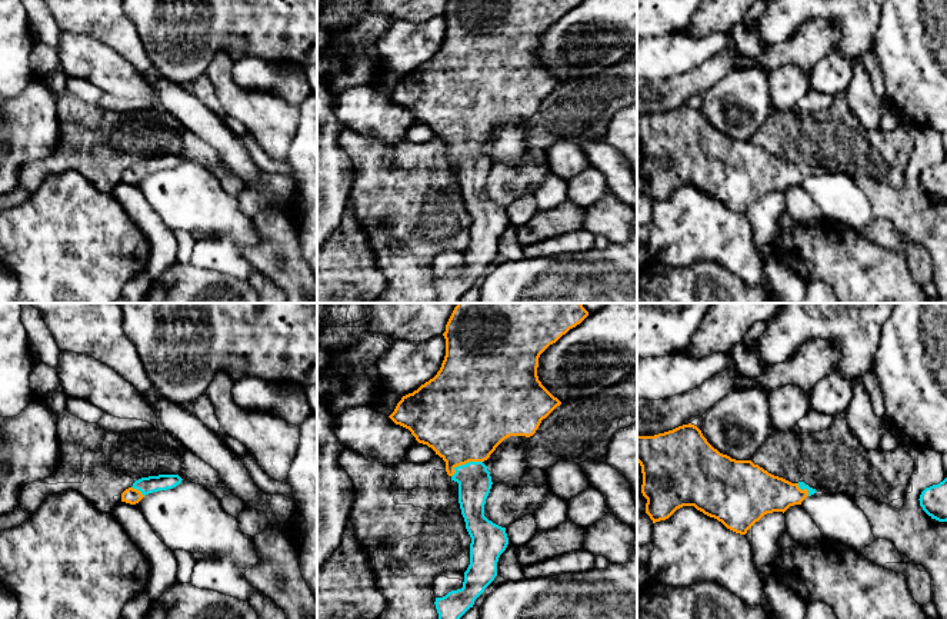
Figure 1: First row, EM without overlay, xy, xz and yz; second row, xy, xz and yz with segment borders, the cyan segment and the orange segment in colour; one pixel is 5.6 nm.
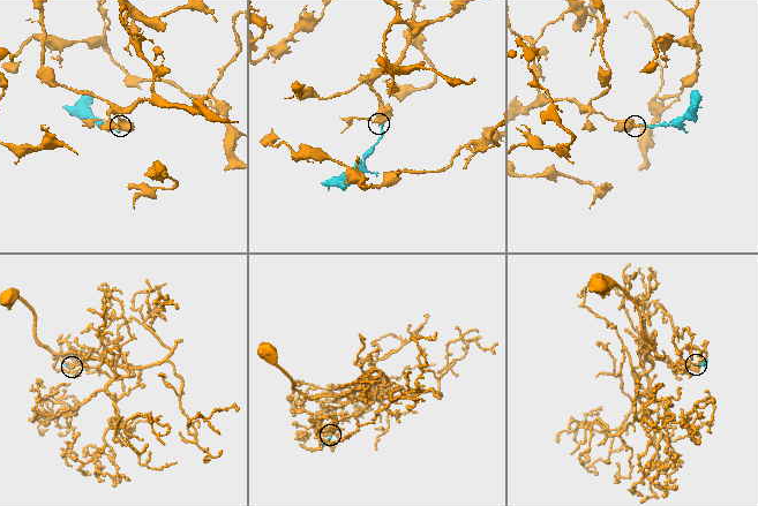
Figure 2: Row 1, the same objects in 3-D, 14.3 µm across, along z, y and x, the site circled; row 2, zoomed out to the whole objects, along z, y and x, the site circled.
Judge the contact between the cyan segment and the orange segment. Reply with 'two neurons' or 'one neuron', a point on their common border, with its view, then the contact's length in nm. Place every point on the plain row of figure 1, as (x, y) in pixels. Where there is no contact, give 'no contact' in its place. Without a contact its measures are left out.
one neuron | xz (466, 143) | 200 nm

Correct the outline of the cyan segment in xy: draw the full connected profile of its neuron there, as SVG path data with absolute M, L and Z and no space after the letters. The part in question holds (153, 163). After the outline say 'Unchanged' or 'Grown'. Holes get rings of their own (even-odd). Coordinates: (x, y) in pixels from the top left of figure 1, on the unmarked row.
M159 154L159 156L149 156L141 157L133 163L131 167L126 169L121 173L121 182L136 184L139 183L146 174L173 169L181 163L181 157L179 154Z. Grown

